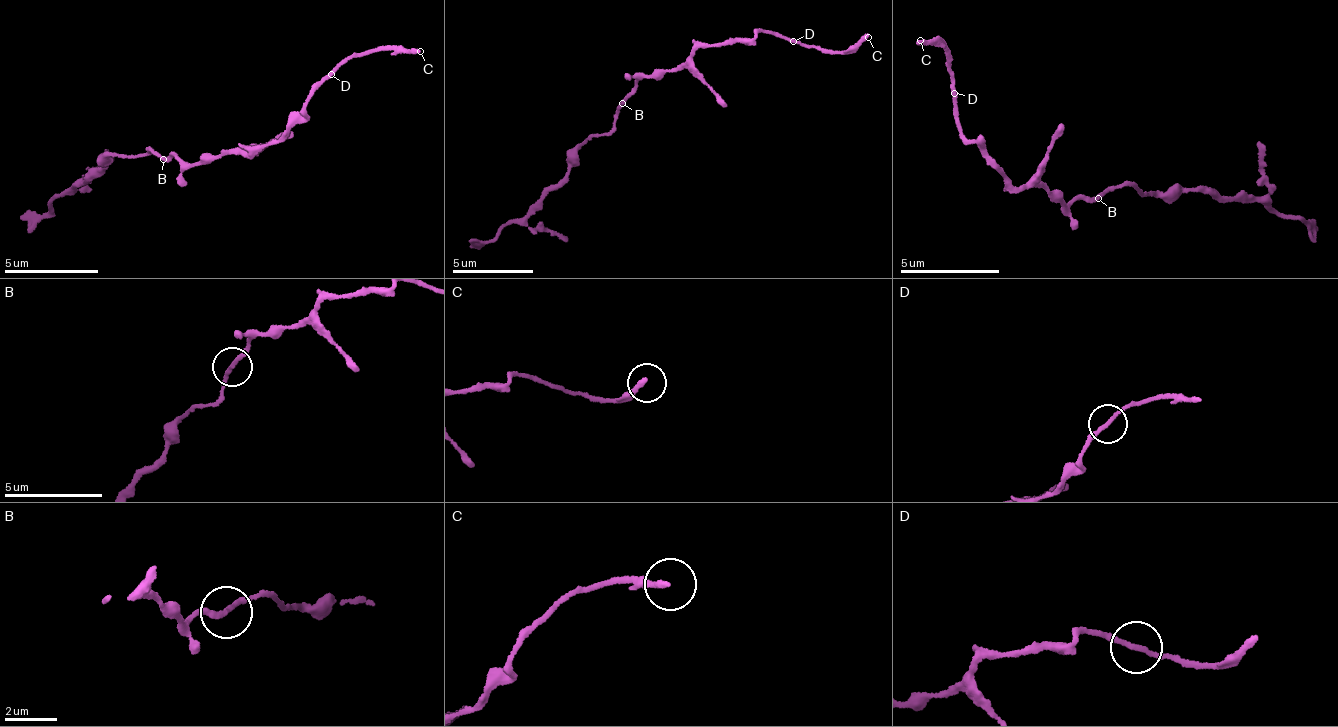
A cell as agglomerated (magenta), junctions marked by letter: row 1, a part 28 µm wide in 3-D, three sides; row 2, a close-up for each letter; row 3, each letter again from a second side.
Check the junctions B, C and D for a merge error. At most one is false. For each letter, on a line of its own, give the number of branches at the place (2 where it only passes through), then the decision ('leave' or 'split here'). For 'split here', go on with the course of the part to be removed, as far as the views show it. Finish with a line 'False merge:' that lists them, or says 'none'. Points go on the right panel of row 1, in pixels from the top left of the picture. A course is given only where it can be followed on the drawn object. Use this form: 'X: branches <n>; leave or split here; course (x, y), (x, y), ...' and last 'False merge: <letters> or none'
B: branches 2; split here; course (1099, 196), (1132, 184), (1158, 192), (1203, 192), (1300, 218), (1316, 228)
C: branches 1; leave
D: branches 2; leave
False merge: B

